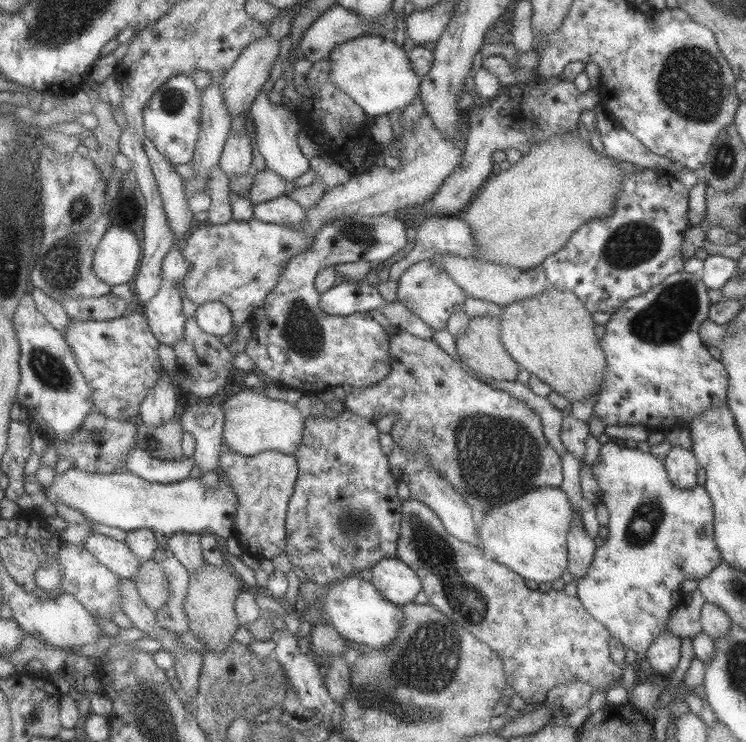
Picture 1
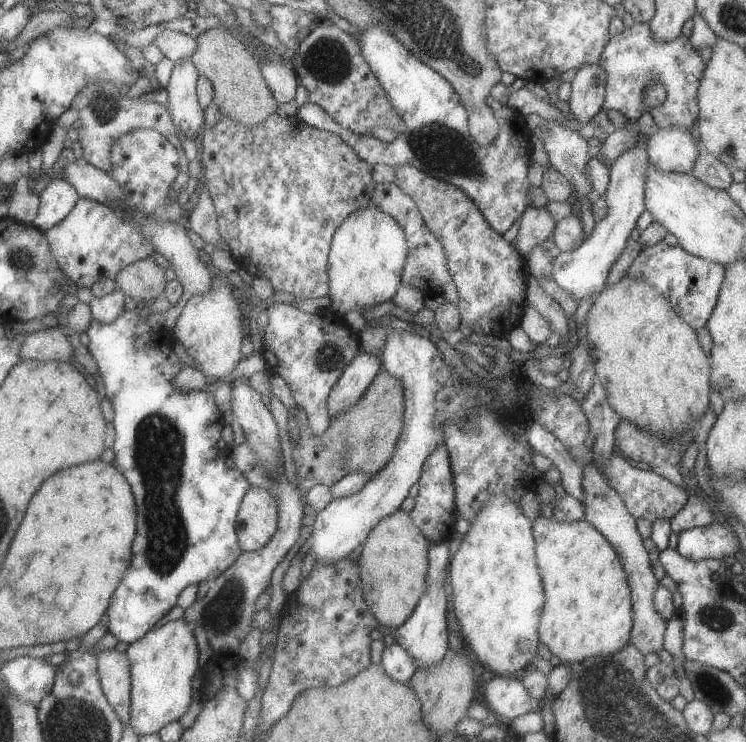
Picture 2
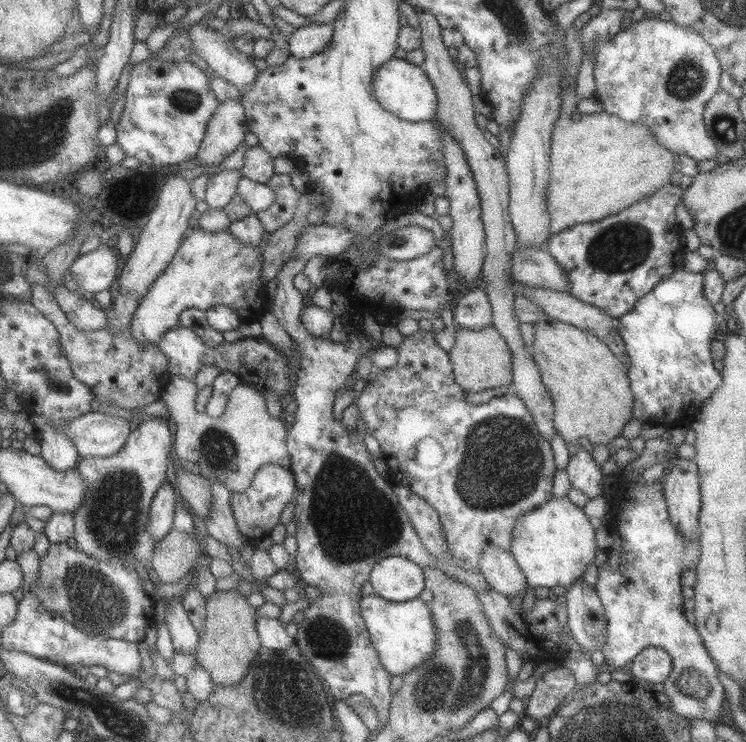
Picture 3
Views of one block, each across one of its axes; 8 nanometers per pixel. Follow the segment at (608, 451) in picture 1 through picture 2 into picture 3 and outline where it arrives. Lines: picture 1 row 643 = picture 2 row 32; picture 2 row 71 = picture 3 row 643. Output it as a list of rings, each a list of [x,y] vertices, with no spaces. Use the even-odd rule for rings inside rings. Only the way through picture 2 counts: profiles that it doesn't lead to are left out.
[[[621,478],[617,481],[619,489],[615,493],[615,500],[618,502],[615,504],[616,510],[610,529],[612,544],[606,550],[607,559],[599,567],[599,574],[597,575],[597,581],[595,581],[594,589],[604,608],[606,619],[606,639],[600,647],[600,652],[605,658],[604,667],[625,670],[641,650],[648,647],[661,648],[664,652],[667,652],[672,663],[672,672],[663,682],[663,693],[669,699],[664,707],[688,720],[700,718],[709,721],[713,725],[719,724],[721,722],[719,714],[727,709],[726,702],[723,699],[724,690],[716,678],[718,669],[707,653],[696,628],[685,619],[682,606],[684,598],[681,596],[682,586],[679,583],[683,570],[694,569],[697,566],[699,541],[695,539],[695,541],[685,543],[685,539],[677,533],[675,525],[671,525],[659,480],[645,485],[639,483],[639,481],[639,478],[635,478],[635,480]],[[687,668],[692,668],[707,679],[710,690],[706,698],[696,700],[691,696],[681,694],[677,690],[678,676]]]

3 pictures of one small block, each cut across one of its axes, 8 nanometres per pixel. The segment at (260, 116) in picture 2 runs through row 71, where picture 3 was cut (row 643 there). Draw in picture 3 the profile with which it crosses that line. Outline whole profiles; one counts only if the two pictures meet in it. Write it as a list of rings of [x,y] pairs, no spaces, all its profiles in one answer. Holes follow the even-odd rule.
[[[215,590],[205,601],[204,630],[198,634],[196,651],[198,663],[209,673],[214,686],[234,686],[247,672],[250,661],[261,648],[255,631],[255,608],[239,592]]]

